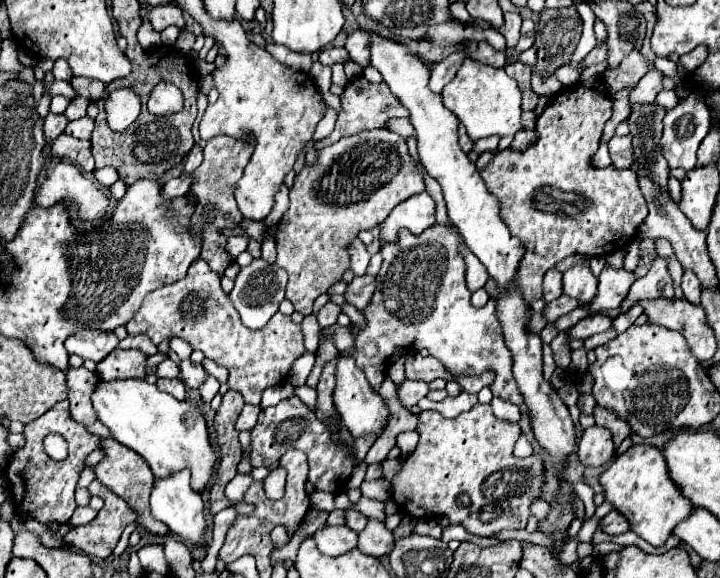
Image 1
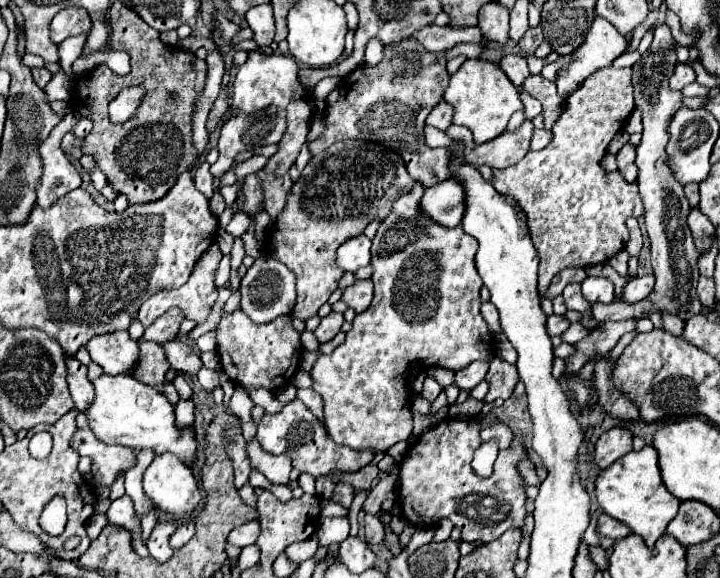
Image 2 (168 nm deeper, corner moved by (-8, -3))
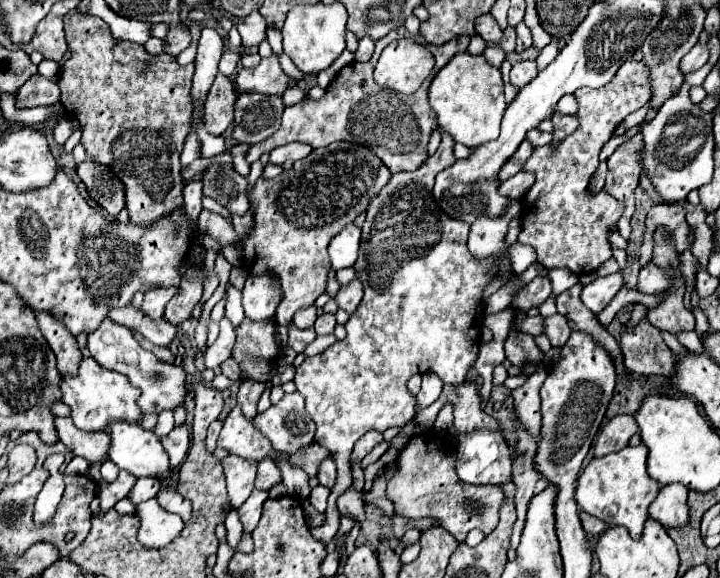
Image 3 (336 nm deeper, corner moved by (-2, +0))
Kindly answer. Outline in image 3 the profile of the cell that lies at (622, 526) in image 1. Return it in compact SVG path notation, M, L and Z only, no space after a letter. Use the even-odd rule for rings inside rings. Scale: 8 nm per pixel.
M580 513L580 523L582 523L584 531L590 533L590 535L600 535L608 529L608 523L604 523L604 521L588 515L588 513Z

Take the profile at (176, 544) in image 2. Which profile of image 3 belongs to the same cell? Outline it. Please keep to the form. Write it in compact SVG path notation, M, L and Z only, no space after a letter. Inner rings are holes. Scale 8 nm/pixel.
M162 487L162 489L158 491L156 499L158 499L158 505L160 505L162 509L166 509L168 513L178 513L184 523L190 519L190 515L192 515L192 505L190 505L190 501L184 499L184 497L182 497L178 491L174 491L172 487Z

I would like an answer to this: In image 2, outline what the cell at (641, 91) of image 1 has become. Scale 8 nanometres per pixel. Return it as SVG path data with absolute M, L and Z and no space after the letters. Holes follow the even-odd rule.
M676 64L676 70L674 70L672 78L670 78L670 86L672 86L672 90L682 90L686 84L690 84L694 80L696 80L696 74L694 74L694 70L690 66Z

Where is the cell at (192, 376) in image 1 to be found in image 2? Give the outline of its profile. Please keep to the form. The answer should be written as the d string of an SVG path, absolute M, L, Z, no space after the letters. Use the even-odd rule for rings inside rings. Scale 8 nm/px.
M172 340L172 342L164 344L164 350L166 350L166 358L174 370L184 372L188 376L198 376L198 372L202 368L202 360L192 350L190 344L180 342L180 340Z

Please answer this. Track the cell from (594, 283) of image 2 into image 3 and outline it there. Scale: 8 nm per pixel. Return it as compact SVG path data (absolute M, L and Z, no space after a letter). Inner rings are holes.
M620 271L608 277L598 277L596 281L592 281L582 289L582 301L592 313L600 313L614 299L614 295L620 291L622 285L624 279Z

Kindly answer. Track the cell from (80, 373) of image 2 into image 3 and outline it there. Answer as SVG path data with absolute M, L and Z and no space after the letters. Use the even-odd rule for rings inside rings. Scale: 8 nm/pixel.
M34 311L34 313L36 313L42 335L46 337L50 349L54 351L54 355L58 359L58 371L60 373L76 373L78 363L82 361L82 353L78 349L76 337L70 335L70 331L62 323L62 319L54 319L44 311Z

